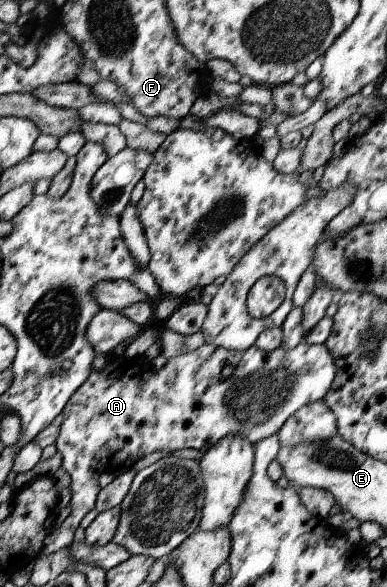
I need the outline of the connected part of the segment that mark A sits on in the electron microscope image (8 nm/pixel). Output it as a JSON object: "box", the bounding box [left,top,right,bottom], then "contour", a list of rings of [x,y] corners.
{"box":[42,341,336,554],"contour":[[[303,341],[300,342],[296,347],[294,347],[294,349],[288,349],[288,351],[284,351],[284,349],[280,348],[276,348],[274,351],[271,352],[267,352],[264,351],[262,349],[260,349],[258,346],[254,345],[251,348],[246,349],[246,351],[232,351],[232,350],[228,350],[228,349],[224,349],[224,347],[220,347],[220,346],[214,346],[212,347],[211,344],[208,343],[204,343],[202,344],[198,349],[195,349],[194,351],[188,352],[188,353],[184,353],[182,355],[178,355],[178,357],[172,356],[172,357],[168,357],[167,361],[166,361],[166,365],[164,365],[164,367],[162,367],[162,369],[160,369],[160,371],[158,371],[158,373],[156,373],[156,371],[153,372],[149,372],[149,371],[144,371],[144,370],[149,370],[149,369],[143,369],[142,373],[137,374],[136,376],[132,375],[132,369],[128,369],[130,363],[126,362],[125,360],[120,360],[118,356],[113,356],[113,357],[109,357],[106,361],[106,365],[101,369],[101,370],[96,370],[96,369],[92,369],[92,373],[90,373],[90,375],[88,375],[88,380],[83,384],[80,385],[80,388],[74,393],[74,395],[72,395],[71,399],[68,401],[68,404],[66,405],[66,407],[64,407],[63,409],[63,422],[60,425],[60,431],[58,431],[58,437],[56,437],[56,439],[54,439],[54,445],[56,445],[57,451],[59,453],[61,453],[62,455],[62,463],[61,463],[61,467],[62,469],[64,469],[66,471],[66,473],[68,473],[68,475],[70,475],[71,477],[71,483],[70,483],[70,488],[71,488],[71,500],[68,506],[70,506],[72,509],[70,511],[70,514],[68,515],[68,517],[61,523],[61,525],[59,526],[59,528],[54,529],[52,532],[50,532],[47,536],[46,539],[44,539],[44,549],[42,551],[42,553],[44,554],[48,554],[48,553],[54,553],[55,551],[58,551],[59,549],[62,549],[63,547],[69,547],[69,545],[72,545],[73,542],[73,537],[74,534],[76,533],[76,529],[78,529],[78,526],[80,525],[80,521],[82,521],[82,518],[88,513],[90,512],[92,509],[94,509],[98,494],[100,493],[100,485],[98,484],[98,479],[101,476],[112,474],[115,475],[115,471],[121,471],[121,473],[126,472],[128,469],[130,469],[128,467],[128,465],[125,465],[126,461],[133,459],[134,457],[138,457],[138,459],[142,459],[142,457],[145,457],[146,455],[149,455],[150,453],[153,453],[154,451],[176,451],[176,449],[196,449],[196,451],[208,451],[208,449],[210,449],[210,447],[212,447],[212,445],[216,445],[216,443],[218,443],[218,441],[222,441],[224,439],[224,437],[228,437],[228,435],[242,435],[242,437],[246,437],[246,439],[248,439],[248,441],[250,441],[250,445],[255,446],[256,443],[258,443],[258,441],[262,441],[262,439],[266,439],[267,437],[270,437],[270,435],[274,435],[274,433],[278,433],[280,431],[280,428],[282,427],[282,425],[284,425],[284,423],[286,423],[286,421],[288,421],[288,419],[290,419],[290,417],[292,417],[292,415],[294,415],[294,413],[296,413],[296,411],[298,411],[298,409],[302,409],[302,407],[304,407],[304,405],[308,405],[308,403],[314,403],[314,401],[320,401],[323,399],[324,396],[327,395],[330,386],[332,385],[332,382],[334,381],[335,375],[336,375],[336,366],[334,363],[334,358],[332,357],[332,355],[330,355],[330,351],[328,351],[328,348],[326,347],[326,345],[324,344],[314,344],[314,345],[308,345],[308,343],[304,343]]]}

